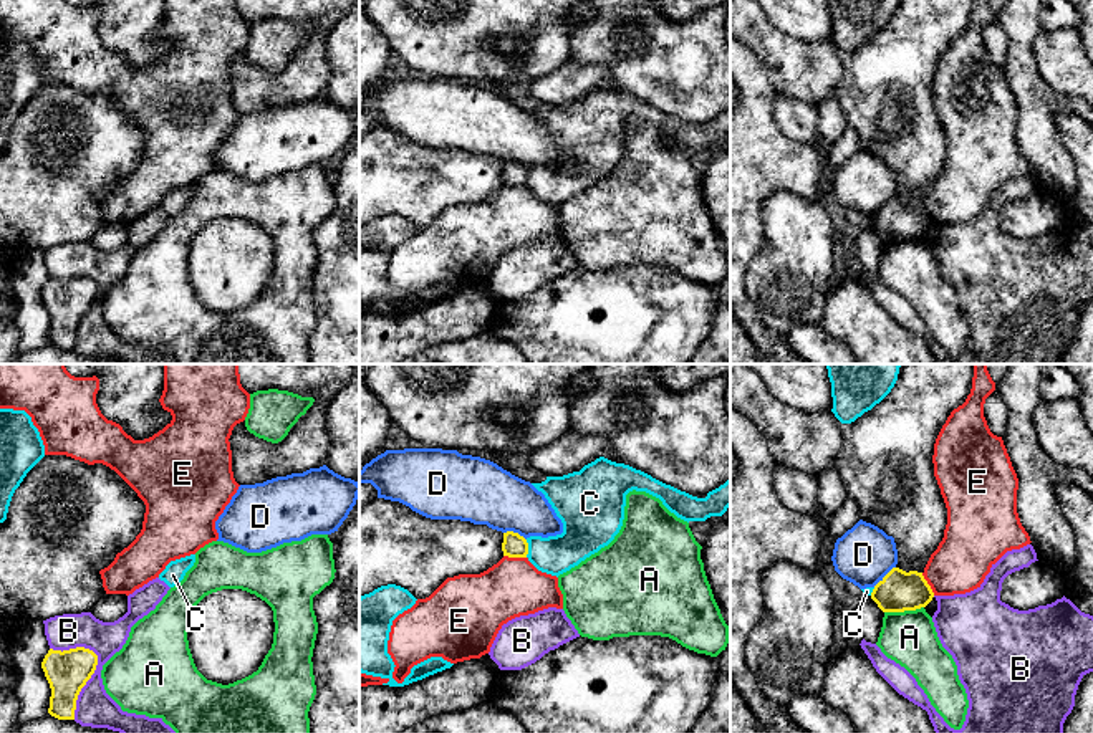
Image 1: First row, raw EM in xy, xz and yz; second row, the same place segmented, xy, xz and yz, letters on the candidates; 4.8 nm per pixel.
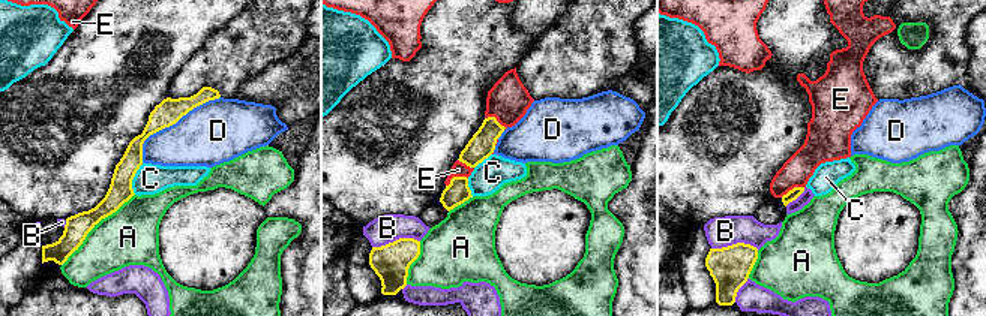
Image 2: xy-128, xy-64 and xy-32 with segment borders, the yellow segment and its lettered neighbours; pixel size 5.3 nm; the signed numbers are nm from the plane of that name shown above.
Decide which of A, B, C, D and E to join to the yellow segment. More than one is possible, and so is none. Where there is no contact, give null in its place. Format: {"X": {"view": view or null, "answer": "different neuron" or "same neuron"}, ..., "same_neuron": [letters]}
{"A": {"view": "yz", "answer": "different neuron"}, "B": {"view": "xy", "answer": "different neuron"}, "C": {"view": "xz", "answer": "different neuron"}, "D": {"view": "yz", "answer": "different neuron"}, "E": {"view": "xz", "answer": "different neuron"}, "same_neuron": []}

